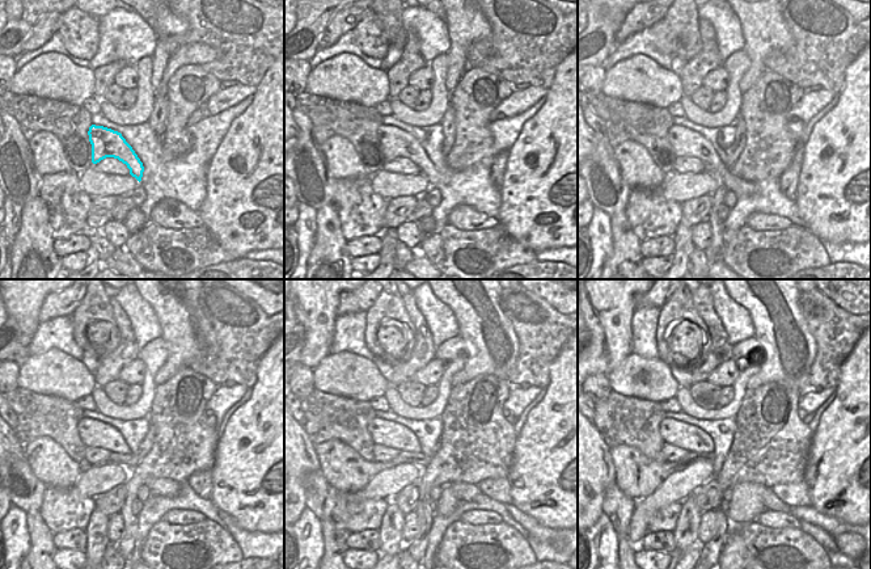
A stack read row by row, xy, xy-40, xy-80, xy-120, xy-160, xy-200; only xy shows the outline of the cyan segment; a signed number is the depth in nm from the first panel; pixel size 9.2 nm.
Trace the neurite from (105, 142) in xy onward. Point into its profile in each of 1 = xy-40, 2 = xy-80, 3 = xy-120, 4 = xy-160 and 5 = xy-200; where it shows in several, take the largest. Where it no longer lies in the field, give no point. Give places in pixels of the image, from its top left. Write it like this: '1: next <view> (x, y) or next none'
1: next xy-40 (394, 142)
2: next xy-80 (686, 143)
3: next xy-120 (93, 433)
4: next xy-160 (384, 433)
5: next xy-200 (692, 438)

